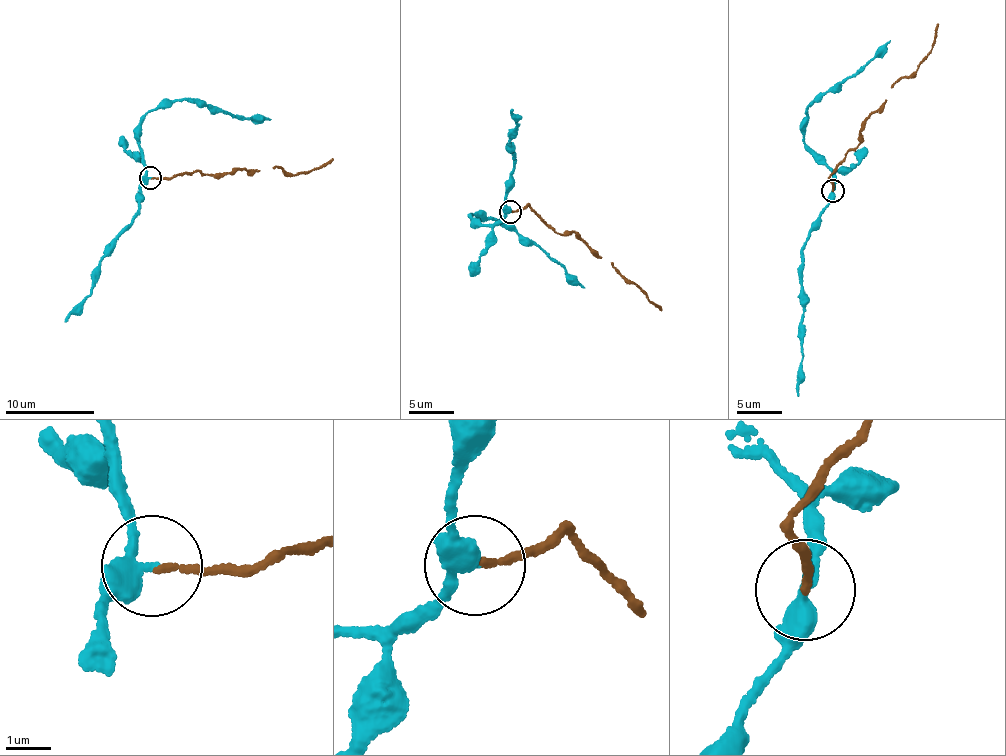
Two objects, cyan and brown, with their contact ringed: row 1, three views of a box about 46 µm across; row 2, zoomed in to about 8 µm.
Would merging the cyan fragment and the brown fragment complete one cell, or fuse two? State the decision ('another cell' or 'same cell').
another cell

